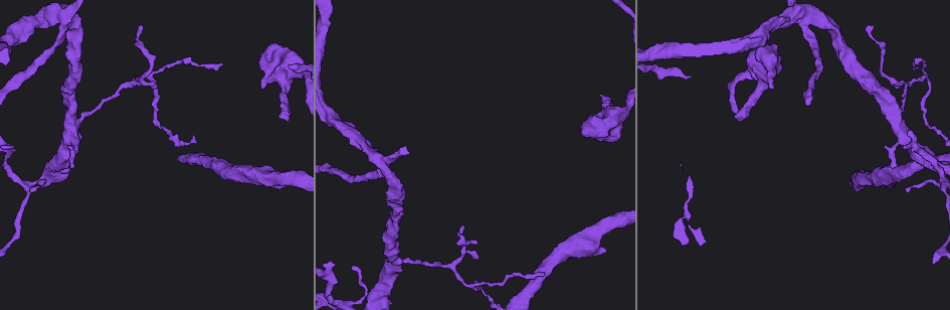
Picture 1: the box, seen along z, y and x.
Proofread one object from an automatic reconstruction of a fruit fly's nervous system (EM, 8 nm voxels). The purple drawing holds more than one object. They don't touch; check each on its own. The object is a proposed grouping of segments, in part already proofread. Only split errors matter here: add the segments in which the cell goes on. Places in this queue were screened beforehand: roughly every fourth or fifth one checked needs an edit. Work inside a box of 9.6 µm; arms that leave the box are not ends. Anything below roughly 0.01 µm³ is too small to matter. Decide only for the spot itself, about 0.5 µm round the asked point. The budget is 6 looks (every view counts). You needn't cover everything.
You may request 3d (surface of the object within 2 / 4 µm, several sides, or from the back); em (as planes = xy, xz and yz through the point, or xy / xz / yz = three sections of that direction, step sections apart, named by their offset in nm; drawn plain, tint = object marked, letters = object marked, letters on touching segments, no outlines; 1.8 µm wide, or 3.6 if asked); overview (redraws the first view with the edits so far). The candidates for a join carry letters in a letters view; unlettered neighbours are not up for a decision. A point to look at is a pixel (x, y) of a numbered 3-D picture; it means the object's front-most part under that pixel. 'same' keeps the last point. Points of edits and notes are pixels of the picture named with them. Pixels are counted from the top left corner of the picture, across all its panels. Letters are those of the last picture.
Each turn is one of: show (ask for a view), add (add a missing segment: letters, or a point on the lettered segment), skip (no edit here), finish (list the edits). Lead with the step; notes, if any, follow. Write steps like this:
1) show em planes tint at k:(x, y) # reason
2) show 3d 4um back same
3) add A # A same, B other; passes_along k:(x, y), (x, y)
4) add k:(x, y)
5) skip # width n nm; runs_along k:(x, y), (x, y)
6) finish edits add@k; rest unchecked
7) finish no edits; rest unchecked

show em planes letters at 1:(543, 272)

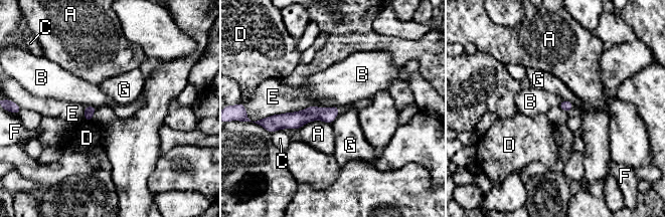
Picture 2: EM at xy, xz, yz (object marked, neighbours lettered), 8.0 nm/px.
skip # width 70 nm; A other, B other, C other, D other, E other, F other, G other; none of them fits

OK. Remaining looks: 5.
show 3d 2um at 1:(736, 115) # branch stops here

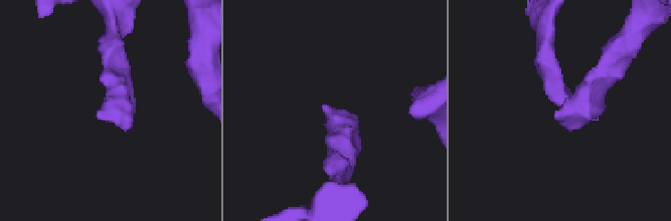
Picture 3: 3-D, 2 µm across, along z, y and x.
show em planes tint at 3:(98, 112)

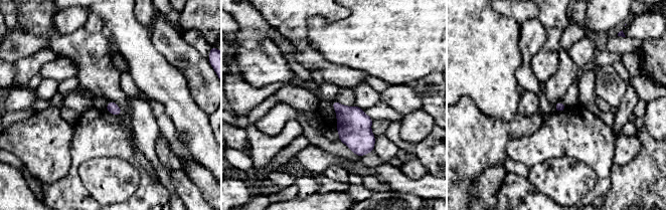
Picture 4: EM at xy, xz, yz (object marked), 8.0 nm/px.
show em planes letters same

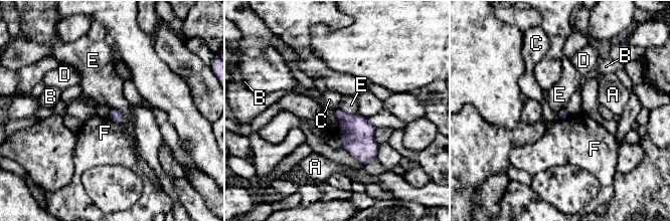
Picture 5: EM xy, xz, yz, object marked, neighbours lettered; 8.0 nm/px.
skip # A other, B other, C other, D other, E other, F other; border 5:(337, 107), (349, 114), (357, 114); none of them fits

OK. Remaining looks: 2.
finish no edits; rest unchecked

